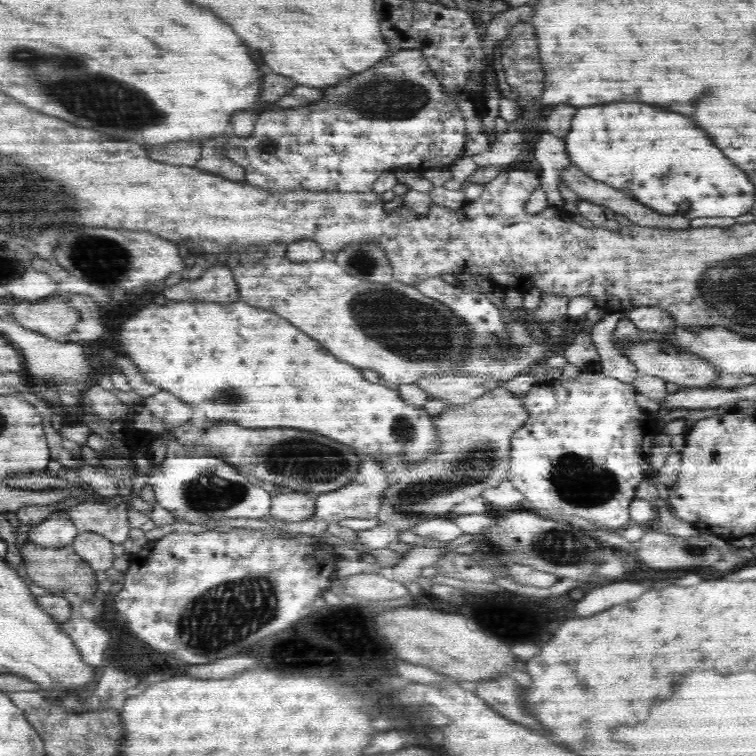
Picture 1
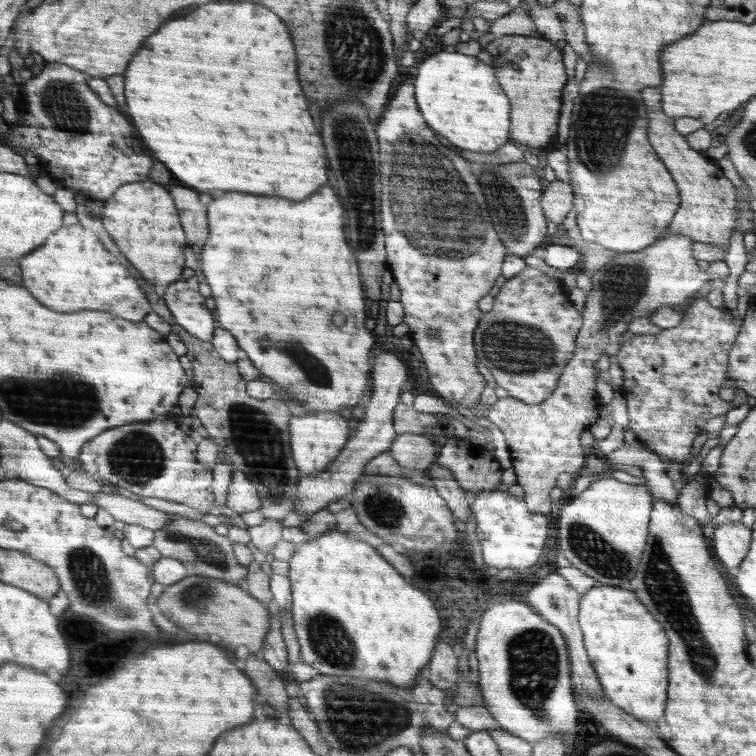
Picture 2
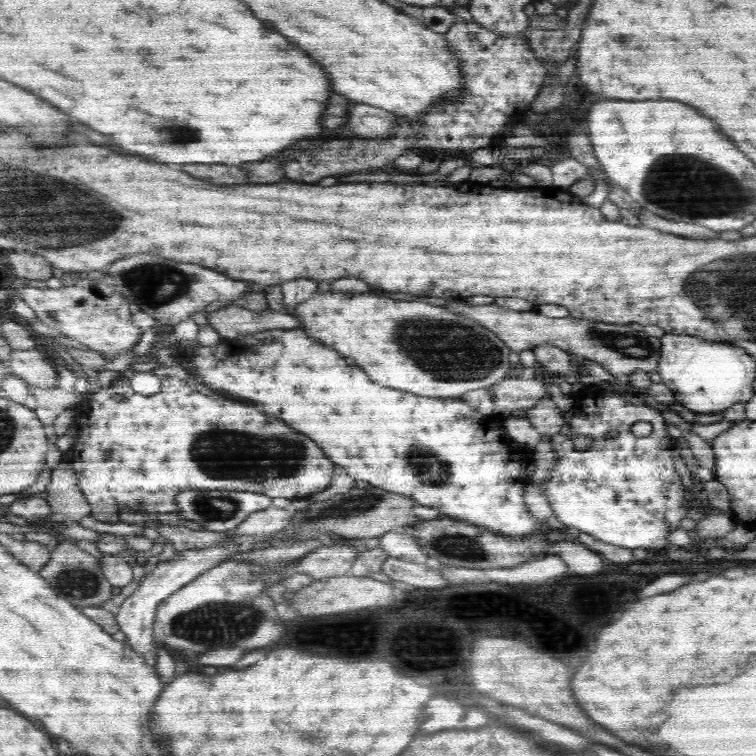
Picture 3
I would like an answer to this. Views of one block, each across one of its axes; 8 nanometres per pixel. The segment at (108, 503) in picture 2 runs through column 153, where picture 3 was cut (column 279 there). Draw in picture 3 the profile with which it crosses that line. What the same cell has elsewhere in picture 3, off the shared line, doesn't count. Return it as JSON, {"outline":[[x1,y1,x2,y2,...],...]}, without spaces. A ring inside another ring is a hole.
{"outline":[[271,504,264,510,249,514,248,518,235,529,235,534,263,533,286,529,294,520,292,516,293,512,290,509,277,508]]}

